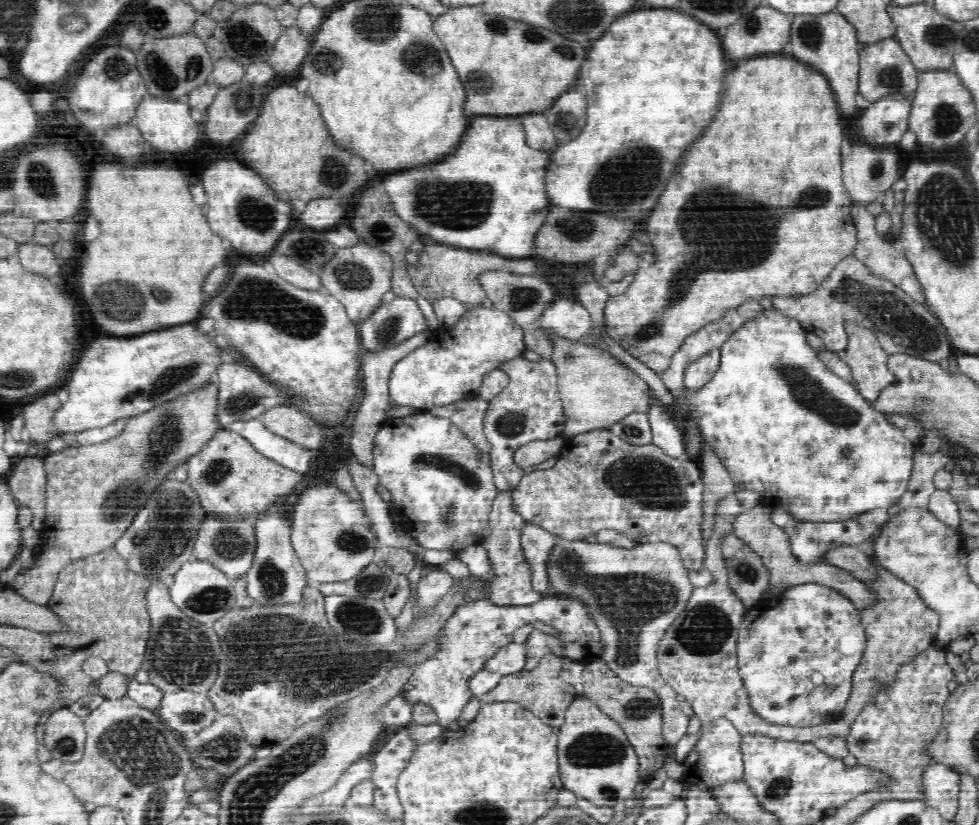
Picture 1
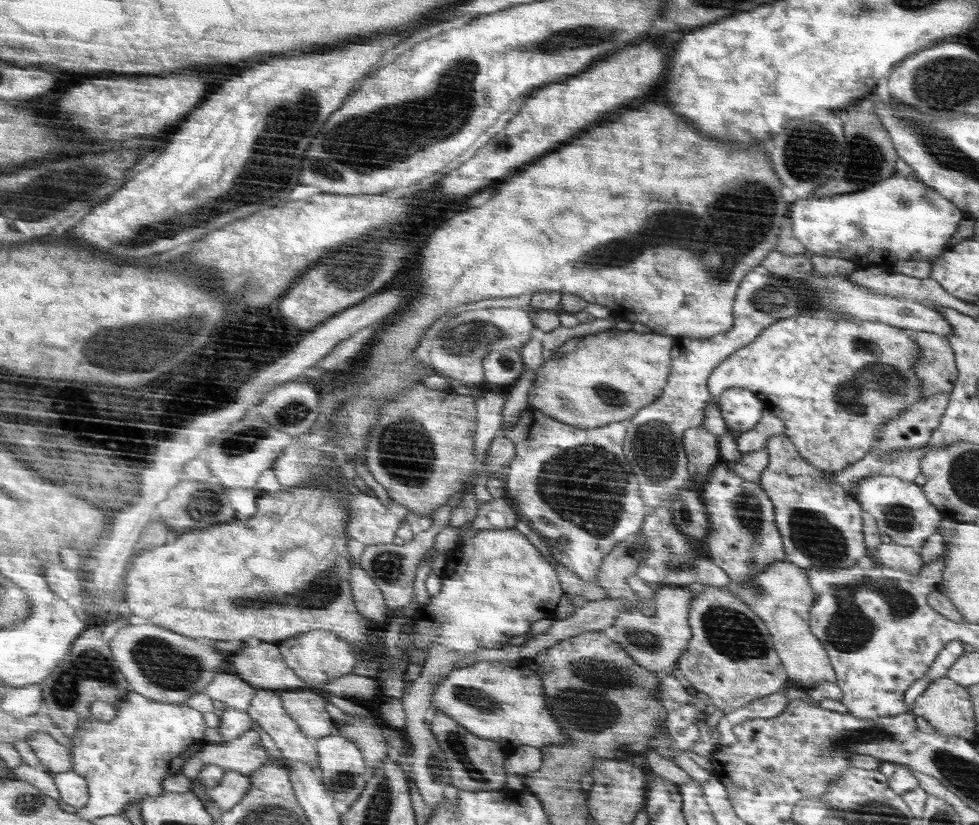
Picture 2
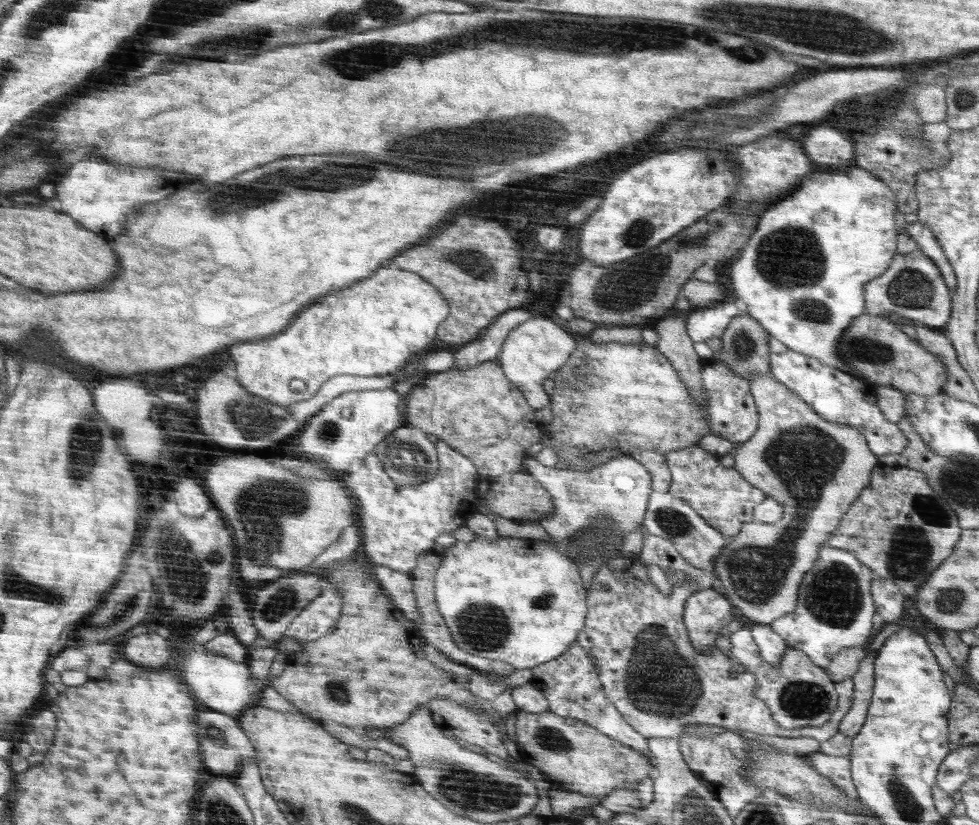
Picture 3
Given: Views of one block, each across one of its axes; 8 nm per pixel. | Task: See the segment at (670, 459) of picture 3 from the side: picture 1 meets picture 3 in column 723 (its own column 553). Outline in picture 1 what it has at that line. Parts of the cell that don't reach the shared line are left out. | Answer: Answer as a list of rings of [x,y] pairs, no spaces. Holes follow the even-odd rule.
[[[598,429],[597,431],[586,432],[583,435],[565,438],[562,451],[558,456],[555,466],[546,470],[526,471],[526,474],[514,487],[512,500],[514,501],[514,505],[516,505],[517,511],[521,513],[526,522],[540,526],[548,530],[551,534],[569,541],[586,539],[590,534],[596,534],[602,530],[608,529],[620,532],[623,536],[628,536],[628,538],[632,538],[632,540],[636,540],[636,542],[642,542],[642,544],[644,544],[644,542],[650,543],[650,538],[652,538],[652,543],[667,542],[675,545],[678,552],[681,554],[681,561],[683,562],[684,568],[687,570],[705,569],[703,563],[705,557],[705,541],[702,535],[702,520],[704,520],[702,510],[703,480],[698,462],[674,459],[666,455],[658,446],[655,446],[654,443],[649,445],[628,444],[625,440],[618,438],[618,436],[614,435],[608,429]]]

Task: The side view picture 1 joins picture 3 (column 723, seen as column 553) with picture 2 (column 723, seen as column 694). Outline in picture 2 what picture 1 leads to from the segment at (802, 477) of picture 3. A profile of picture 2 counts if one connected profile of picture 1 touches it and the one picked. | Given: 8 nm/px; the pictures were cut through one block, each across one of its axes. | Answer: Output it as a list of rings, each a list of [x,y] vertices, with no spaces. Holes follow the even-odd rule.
[[[783,560],[771,563],[764,572],[752,576],[749,580],[735,582],[731,579],[731,584],[722,586],[742,599],[764,621],[788,678],[800,682],[804,688],[820,681],[837,681],[827,652],[810,630],[809,614],[815,602],[815,594],[810,586],[807,571]]]

